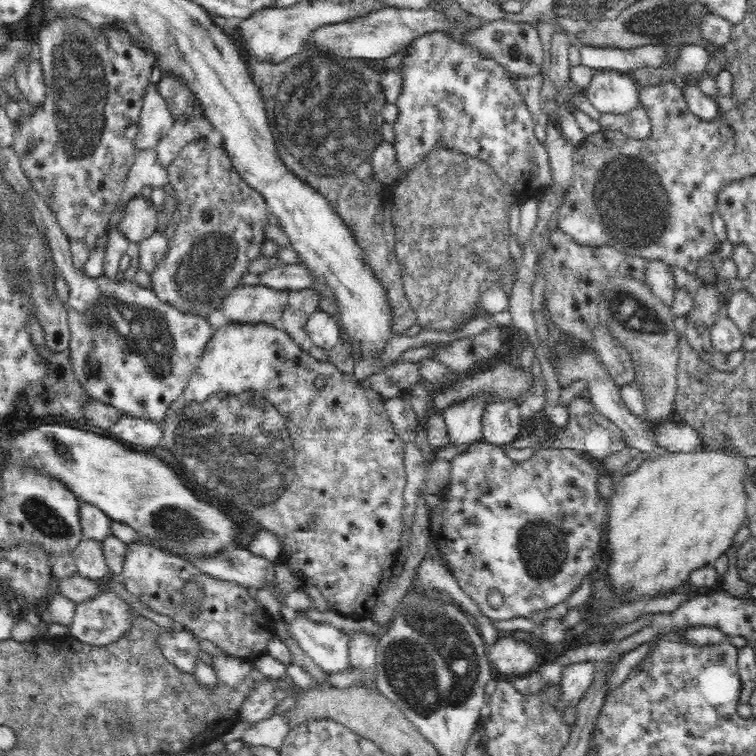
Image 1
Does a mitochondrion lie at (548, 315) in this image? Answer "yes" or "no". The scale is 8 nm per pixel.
no

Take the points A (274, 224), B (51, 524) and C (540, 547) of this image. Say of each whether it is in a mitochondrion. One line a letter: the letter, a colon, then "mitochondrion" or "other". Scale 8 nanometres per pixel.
A: other
B: mitochondrion
C: mitochondrion

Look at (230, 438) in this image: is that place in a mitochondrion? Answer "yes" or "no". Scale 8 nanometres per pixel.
yes

